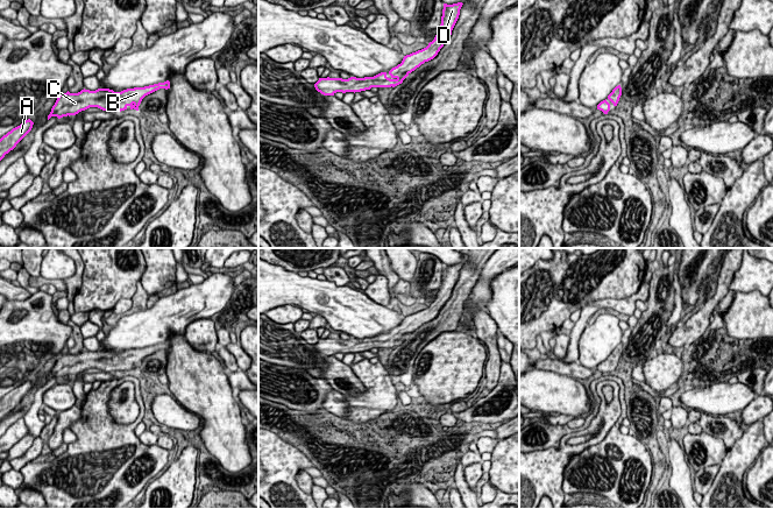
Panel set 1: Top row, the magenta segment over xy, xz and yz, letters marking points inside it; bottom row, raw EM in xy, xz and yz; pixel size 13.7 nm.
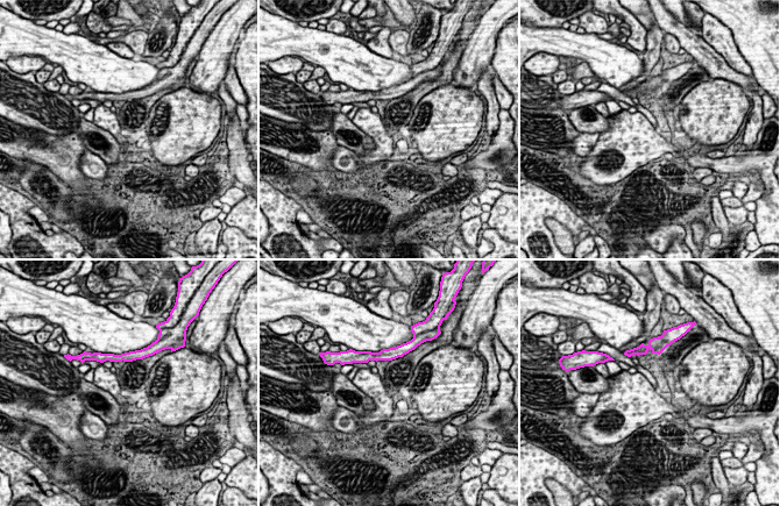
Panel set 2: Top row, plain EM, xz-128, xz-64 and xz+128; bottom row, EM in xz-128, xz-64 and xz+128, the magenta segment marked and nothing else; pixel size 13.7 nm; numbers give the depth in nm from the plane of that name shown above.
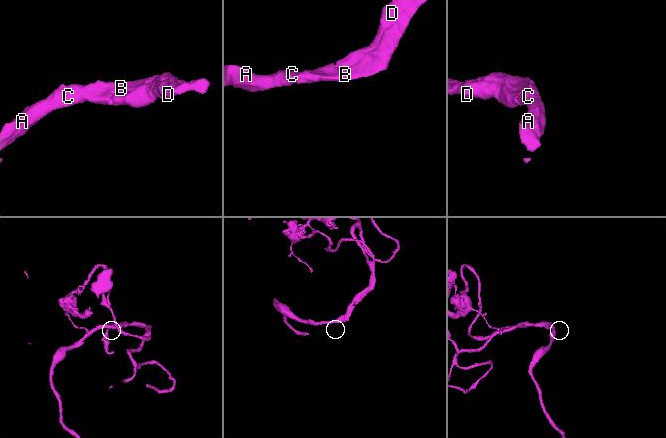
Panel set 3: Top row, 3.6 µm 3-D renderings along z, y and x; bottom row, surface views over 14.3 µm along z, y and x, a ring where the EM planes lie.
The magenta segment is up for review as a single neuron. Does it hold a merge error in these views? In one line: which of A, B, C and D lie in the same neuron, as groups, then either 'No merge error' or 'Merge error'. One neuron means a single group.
Groups: A B C D. No merge error

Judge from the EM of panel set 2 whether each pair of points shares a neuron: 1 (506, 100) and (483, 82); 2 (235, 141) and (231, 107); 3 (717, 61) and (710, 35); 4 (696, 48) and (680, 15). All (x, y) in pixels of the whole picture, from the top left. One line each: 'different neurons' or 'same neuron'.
1: different neurons
2: different neurons
3: different neurons
4: different neurons

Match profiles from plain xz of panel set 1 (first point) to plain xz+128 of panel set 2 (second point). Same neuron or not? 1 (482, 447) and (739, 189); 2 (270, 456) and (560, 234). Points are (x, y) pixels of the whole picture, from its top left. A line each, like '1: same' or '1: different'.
1: same
2: different

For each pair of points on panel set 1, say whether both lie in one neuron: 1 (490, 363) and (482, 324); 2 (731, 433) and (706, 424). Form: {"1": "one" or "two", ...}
{"1": "one", "2": "one"}

